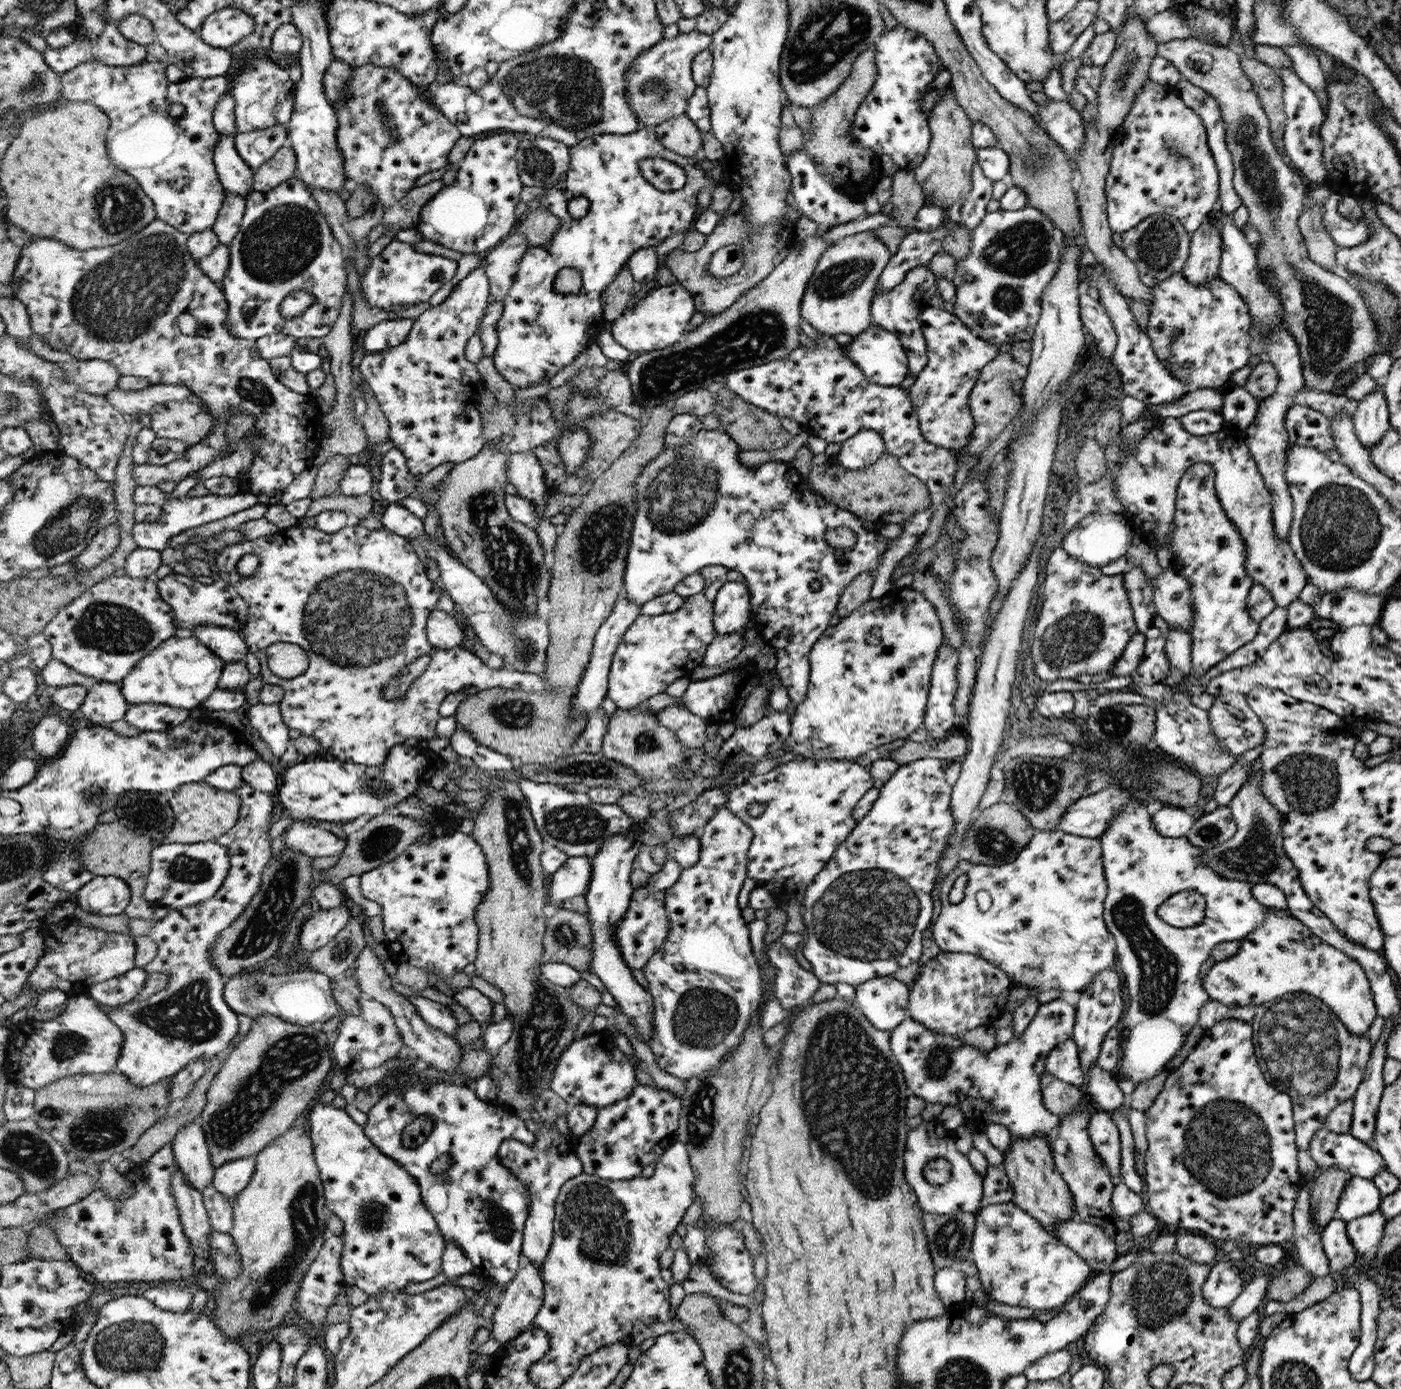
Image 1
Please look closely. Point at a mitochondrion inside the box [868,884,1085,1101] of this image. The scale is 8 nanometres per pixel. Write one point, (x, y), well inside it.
(937, 1064)

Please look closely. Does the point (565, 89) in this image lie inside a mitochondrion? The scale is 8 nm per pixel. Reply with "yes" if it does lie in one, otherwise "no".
yes

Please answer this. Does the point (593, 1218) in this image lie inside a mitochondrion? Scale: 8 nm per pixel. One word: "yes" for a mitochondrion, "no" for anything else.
yes

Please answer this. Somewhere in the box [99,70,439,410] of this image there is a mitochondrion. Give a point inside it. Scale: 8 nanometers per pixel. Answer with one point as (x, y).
(281, 243)

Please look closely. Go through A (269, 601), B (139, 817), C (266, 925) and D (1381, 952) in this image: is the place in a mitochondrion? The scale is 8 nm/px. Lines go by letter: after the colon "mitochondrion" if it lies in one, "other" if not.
A: other
B: other
C: mitochondrion
D: other

